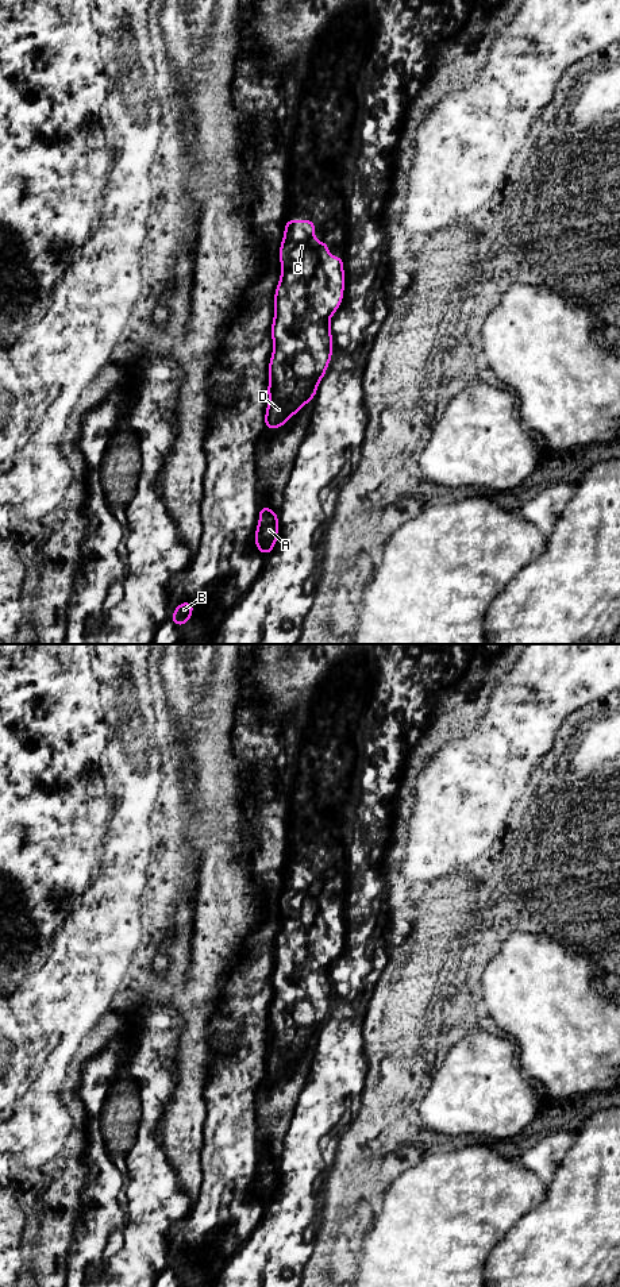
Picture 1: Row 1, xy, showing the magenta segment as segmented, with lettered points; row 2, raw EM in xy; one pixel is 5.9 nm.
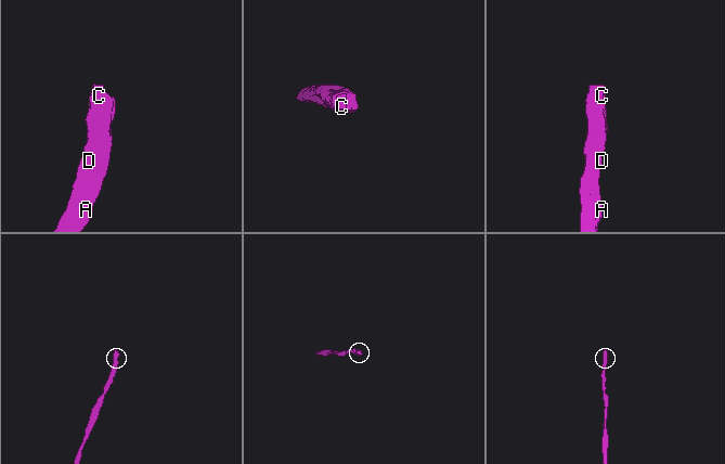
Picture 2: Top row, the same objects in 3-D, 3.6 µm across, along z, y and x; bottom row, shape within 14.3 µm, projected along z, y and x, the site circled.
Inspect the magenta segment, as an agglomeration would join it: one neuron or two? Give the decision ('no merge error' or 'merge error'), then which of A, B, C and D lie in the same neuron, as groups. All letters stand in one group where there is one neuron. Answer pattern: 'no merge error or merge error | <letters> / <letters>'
no merge error | A B C D

